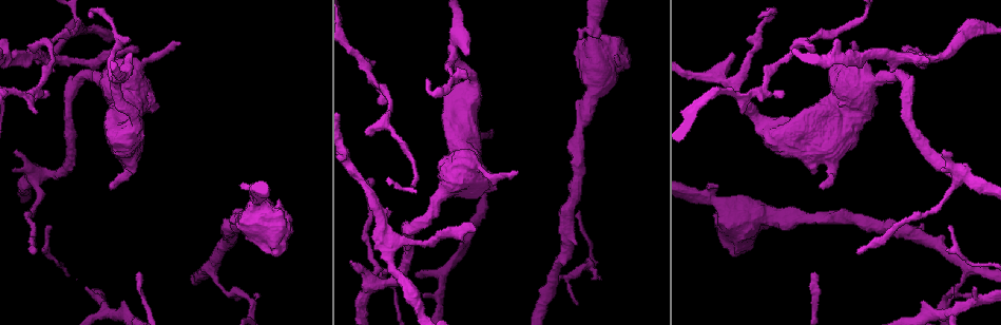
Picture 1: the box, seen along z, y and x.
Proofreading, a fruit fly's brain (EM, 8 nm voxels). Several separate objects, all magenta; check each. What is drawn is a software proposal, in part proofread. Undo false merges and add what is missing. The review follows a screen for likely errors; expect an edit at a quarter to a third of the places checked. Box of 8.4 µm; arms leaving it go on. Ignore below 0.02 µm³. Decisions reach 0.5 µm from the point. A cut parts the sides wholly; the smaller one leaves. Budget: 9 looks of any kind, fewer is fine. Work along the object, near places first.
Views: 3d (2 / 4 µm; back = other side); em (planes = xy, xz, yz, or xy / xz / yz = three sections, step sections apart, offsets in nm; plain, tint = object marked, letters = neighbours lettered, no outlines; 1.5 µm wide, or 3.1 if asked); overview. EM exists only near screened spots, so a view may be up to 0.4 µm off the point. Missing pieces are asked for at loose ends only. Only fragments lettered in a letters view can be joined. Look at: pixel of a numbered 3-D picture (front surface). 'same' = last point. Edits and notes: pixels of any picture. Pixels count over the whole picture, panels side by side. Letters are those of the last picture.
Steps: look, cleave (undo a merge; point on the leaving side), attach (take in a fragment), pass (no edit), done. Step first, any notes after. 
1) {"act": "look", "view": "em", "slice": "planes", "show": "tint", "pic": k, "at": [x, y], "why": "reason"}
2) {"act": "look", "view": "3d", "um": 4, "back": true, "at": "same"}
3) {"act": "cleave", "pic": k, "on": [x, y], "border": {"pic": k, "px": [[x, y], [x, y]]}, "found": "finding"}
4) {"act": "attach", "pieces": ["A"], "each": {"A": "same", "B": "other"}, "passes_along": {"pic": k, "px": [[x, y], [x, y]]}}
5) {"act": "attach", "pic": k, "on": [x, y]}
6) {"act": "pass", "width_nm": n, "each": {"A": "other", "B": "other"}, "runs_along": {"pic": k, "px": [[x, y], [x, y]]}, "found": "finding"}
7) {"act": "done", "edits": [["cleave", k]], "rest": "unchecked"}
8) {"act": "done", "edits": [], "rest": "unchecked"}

{"act": "look", "view": "3d", "um": 4, "pic": 1, "at": [579, 37], "why": "free end"}

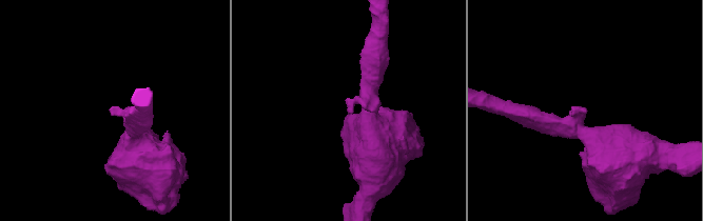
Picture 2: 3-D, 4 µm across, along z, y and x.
{"act": "look", "view": "em", "slice": "yz", "step": 4, "show": "letters", "pic": 2, "at": [111, 112], "why": "need the tissue"}

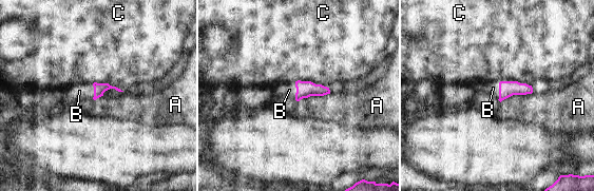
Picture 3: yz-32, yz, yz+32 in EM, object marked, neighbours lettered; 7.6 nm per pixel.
{"act": "attach", "pieces": ["B"], "each": {"A": "other", "B": "same", "C": "other"}, "passes_along": {"pic": 3, "px": [[506, 89], [499, 83], [493, 88]]}, "found": "the cell continues"}

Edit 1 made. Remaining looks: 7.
{"act": "look", "view": "em", "slice": "yz", "step": 8, "show": "letters", "pic": 1, "at": [178, 41], "why": "branch stops here"}

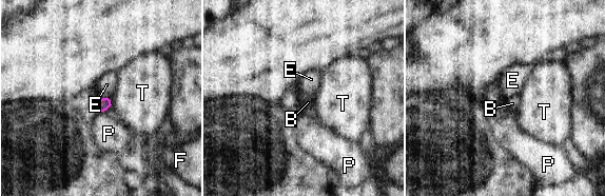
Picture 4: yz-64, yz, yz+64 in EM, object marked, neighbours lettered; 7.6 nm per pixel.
{"act": "look", "view": "em", "slice": "planes", "show": "letters", "at": "same"}

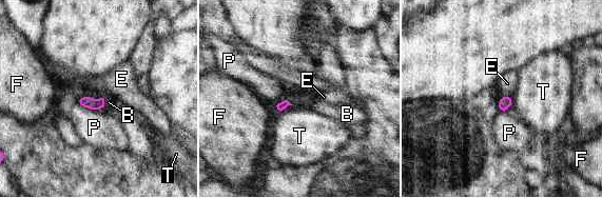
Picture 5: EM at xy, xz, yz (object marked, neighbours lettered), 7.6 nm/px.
{"act": "attach", "pieces": ["B"], "each": {"B": "same", "E": "other", "F": "other", "P": "other", "T": "other"}, "found": "the cell continues"}

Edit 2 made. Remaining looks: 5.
{"act": "look", "view": "overview", "why": "redraw"}

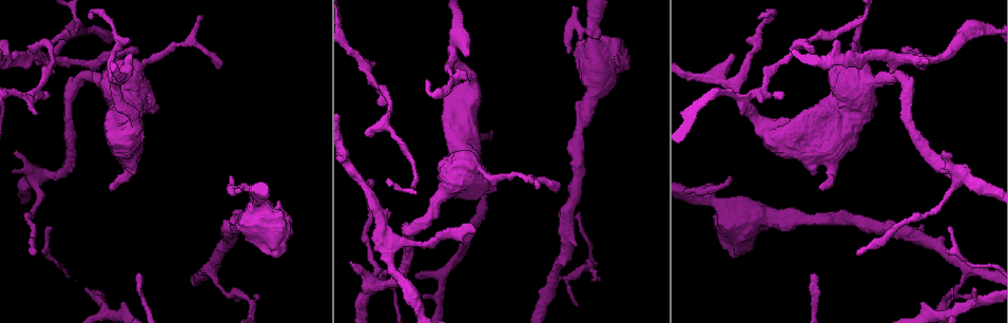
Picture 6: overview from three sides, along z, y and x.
{"act": "look", "view": "em", "slice": "planes", "show": "tint", "pic": 6, "at": [74, 84], "why": "sharp bend"}

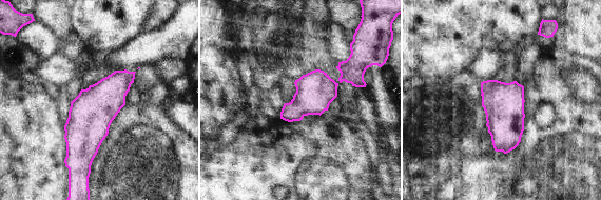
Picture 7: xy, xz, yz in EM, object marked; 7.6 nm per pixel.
{"act": "look", "view": "em", "slice": "planes", "show": "letters", "at": "same", "why": "see the neighbours"}

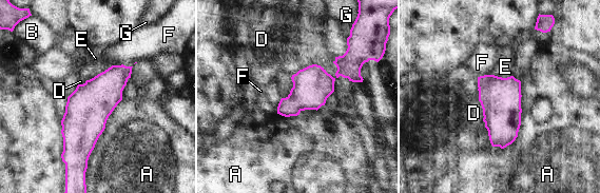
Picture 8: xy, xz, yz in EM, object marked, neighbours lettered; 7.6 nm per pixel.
{"act": "pass", "width_nm": 280, "each": {"A": "other", "B": "other", "D": "other", "E": "other", "F": "other", "G": "other"}, "border": {"pic": 8, "px": [[291, 77], [292, 88], [282, 98]]}, "found": "all the same cell"}

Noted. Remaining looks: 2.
{"act": "look", "view": "3d", "um": 2, "pic": 6, "at": [137, 46], "why": "an open end"}

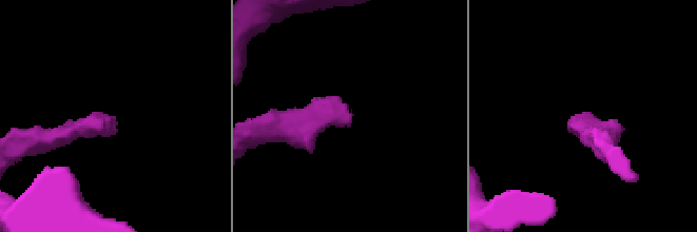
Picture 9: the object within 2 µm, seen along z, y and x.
{"act": "look", "view": "em", "slice": "planes", "show": "letters", "pic": 9, "at": [348, 113], "why": "now the EM"}

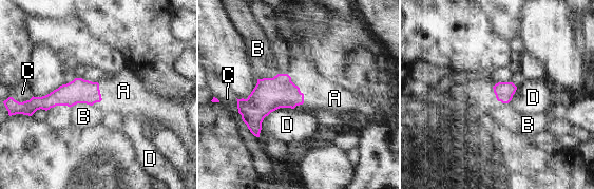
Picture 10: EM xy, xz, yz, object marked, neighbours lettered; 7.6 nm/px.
{"act": "attach", "pieces": ["A"], "each": {"A": "same", "B": "other", "C": "other", "D": "other"}, "passes_along": {"pic": 10, "px": [[79, 91], [99, 91], [123, 91]]}, "found": "it goes on there"}

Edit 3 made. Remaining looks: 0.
{"act": "done", "edits": [["attach", 3], ["attach", 5], ["attach", 10]], "rest": "unchecked"}

